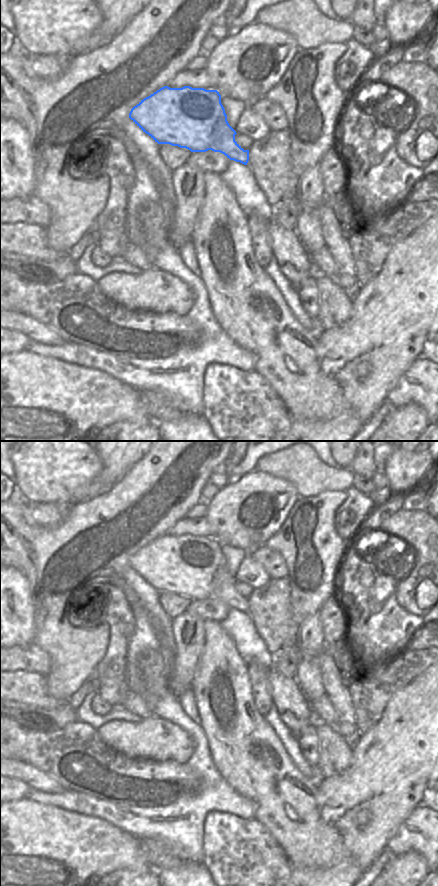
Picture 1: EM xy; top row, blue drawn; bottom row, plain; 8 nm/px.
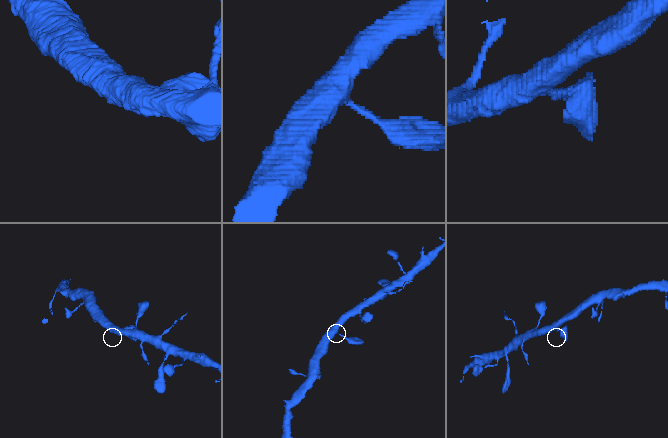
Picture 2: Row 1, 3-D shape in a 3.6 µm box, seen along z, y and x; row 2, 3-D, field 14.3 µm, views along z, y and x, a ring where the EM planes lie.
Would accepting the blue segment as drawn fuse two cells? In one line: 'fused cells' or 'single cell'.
single cell

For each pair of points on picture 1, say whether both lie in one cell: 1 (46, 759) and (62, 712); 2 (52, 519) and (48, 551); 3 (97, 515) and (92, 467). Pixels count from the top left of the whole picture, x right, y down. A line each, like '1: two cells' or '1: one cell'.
1: two cells
2: two cells
3: two cells

